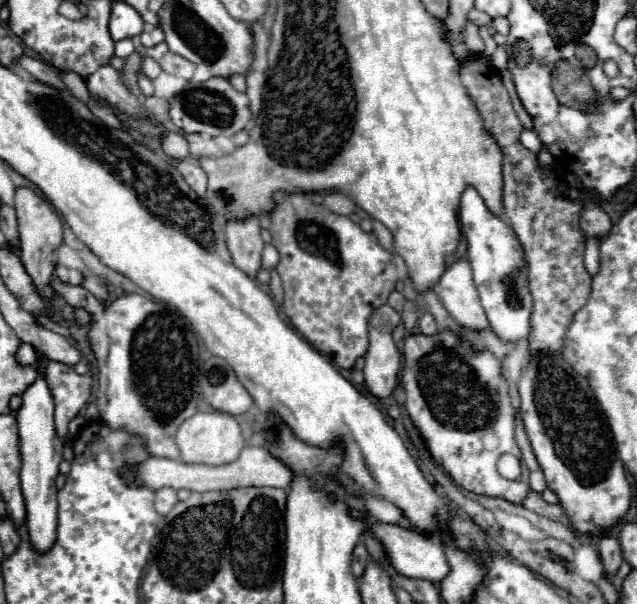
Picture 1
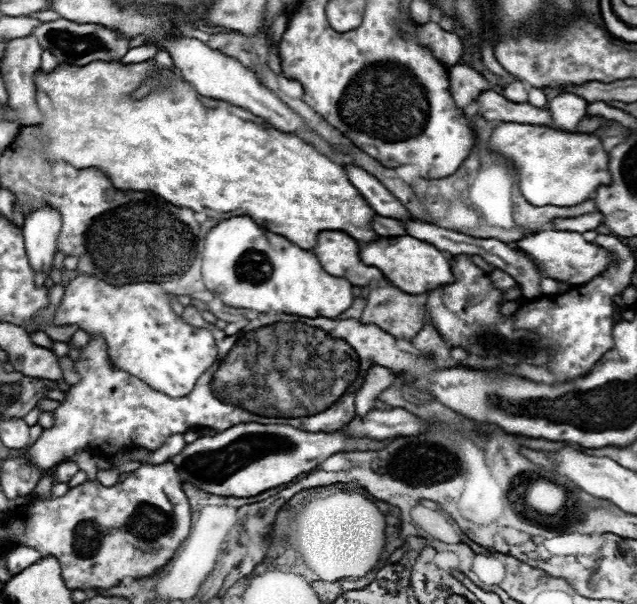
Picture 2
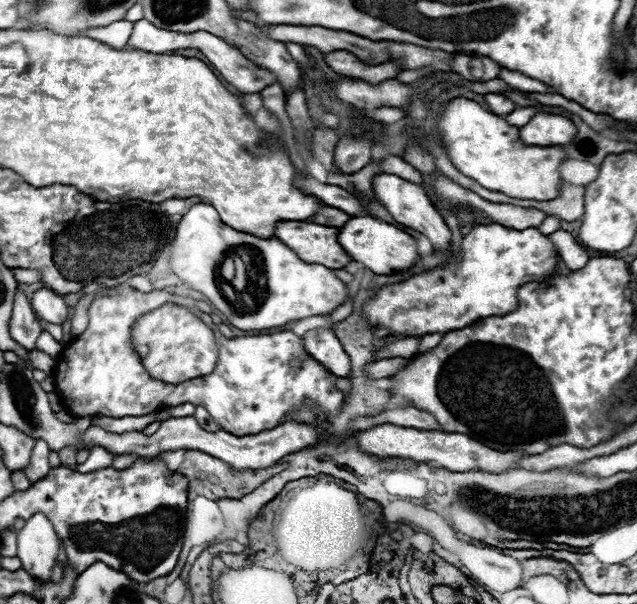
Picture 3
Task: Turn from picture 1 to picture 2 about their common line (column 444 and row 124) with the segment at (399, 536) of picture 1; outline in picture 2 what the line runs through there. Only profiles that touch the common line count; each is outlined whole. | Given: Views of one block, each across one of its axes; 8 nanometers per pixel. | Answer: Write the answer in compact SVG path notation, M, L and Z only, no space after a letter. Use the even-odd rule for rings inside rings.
M562 92L560 96L552 98L548 106L550 106L550 112L554 114L554 128L574 132L574 126L578 126L578 118L586 116L588 102L578 94Z

